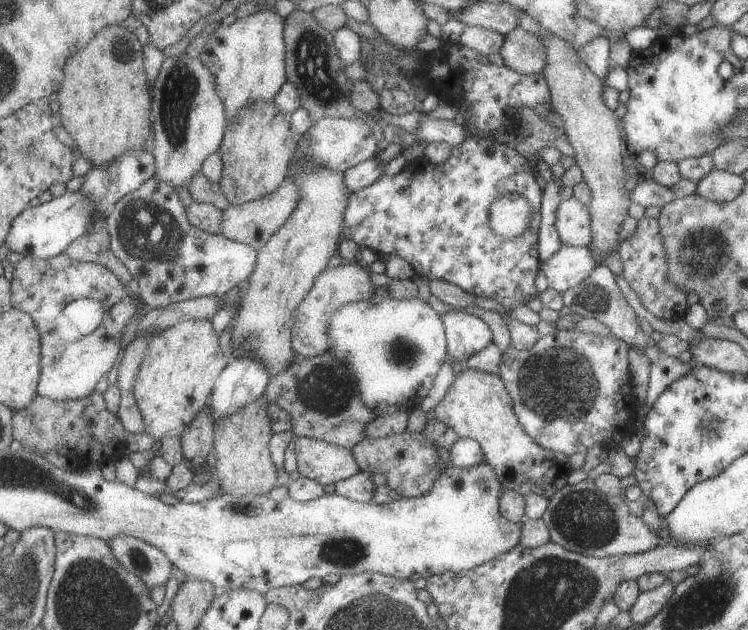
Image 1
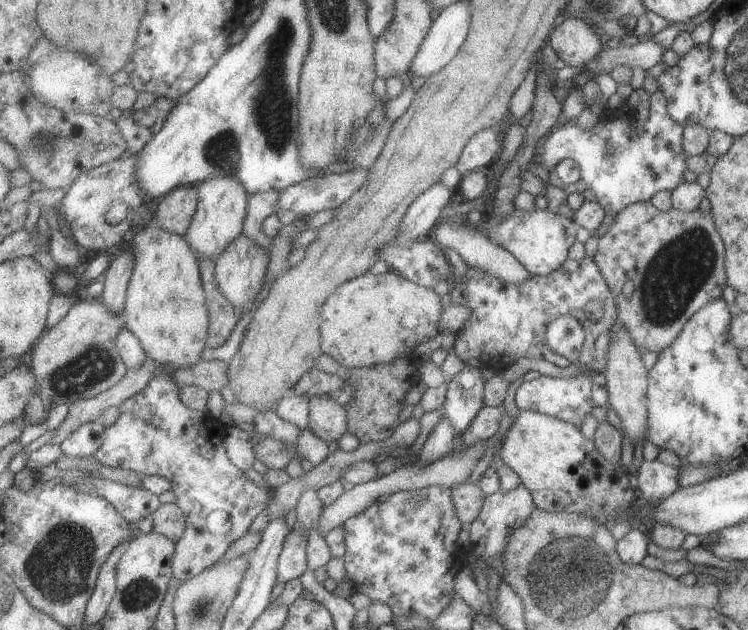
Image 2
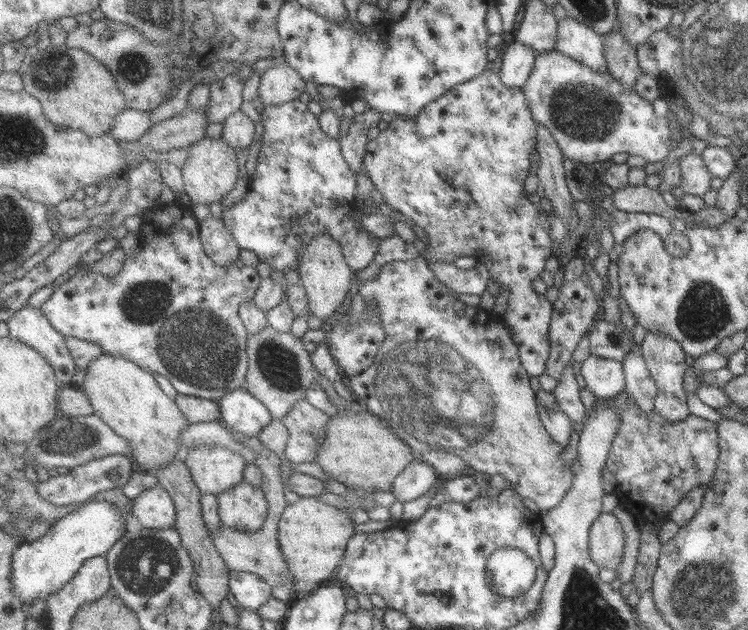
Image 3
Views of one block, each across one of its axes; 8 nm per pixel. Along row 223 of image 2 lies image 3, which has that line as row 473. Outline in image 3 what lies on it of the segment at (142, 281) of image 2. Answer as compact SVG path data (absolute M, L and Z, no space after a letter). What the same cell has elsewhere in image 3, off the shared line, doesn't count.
M107 354L97 358L86 371L83 391L91 400L95 414L130 443L130 456L137 470L155 474L179 456L182 431L191 422L178 402L162 389L151 371L127 358Z

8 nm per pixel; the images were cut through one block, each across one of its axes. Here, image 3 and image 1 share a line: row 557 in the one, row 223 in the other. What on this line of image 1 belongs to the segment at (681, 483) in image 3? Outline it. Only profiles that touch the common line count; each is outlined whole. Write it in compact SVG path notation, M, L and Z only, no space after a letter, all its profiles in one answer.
M642 216L636 220L633 234L621 242L619 246L620 261L622 262L622 280L624 288L630 288L639 297L640 303L656 318L679 320L683 318L688 304L683 294L669 278L667 278L667 262L663 240L659 234L657 219Z

